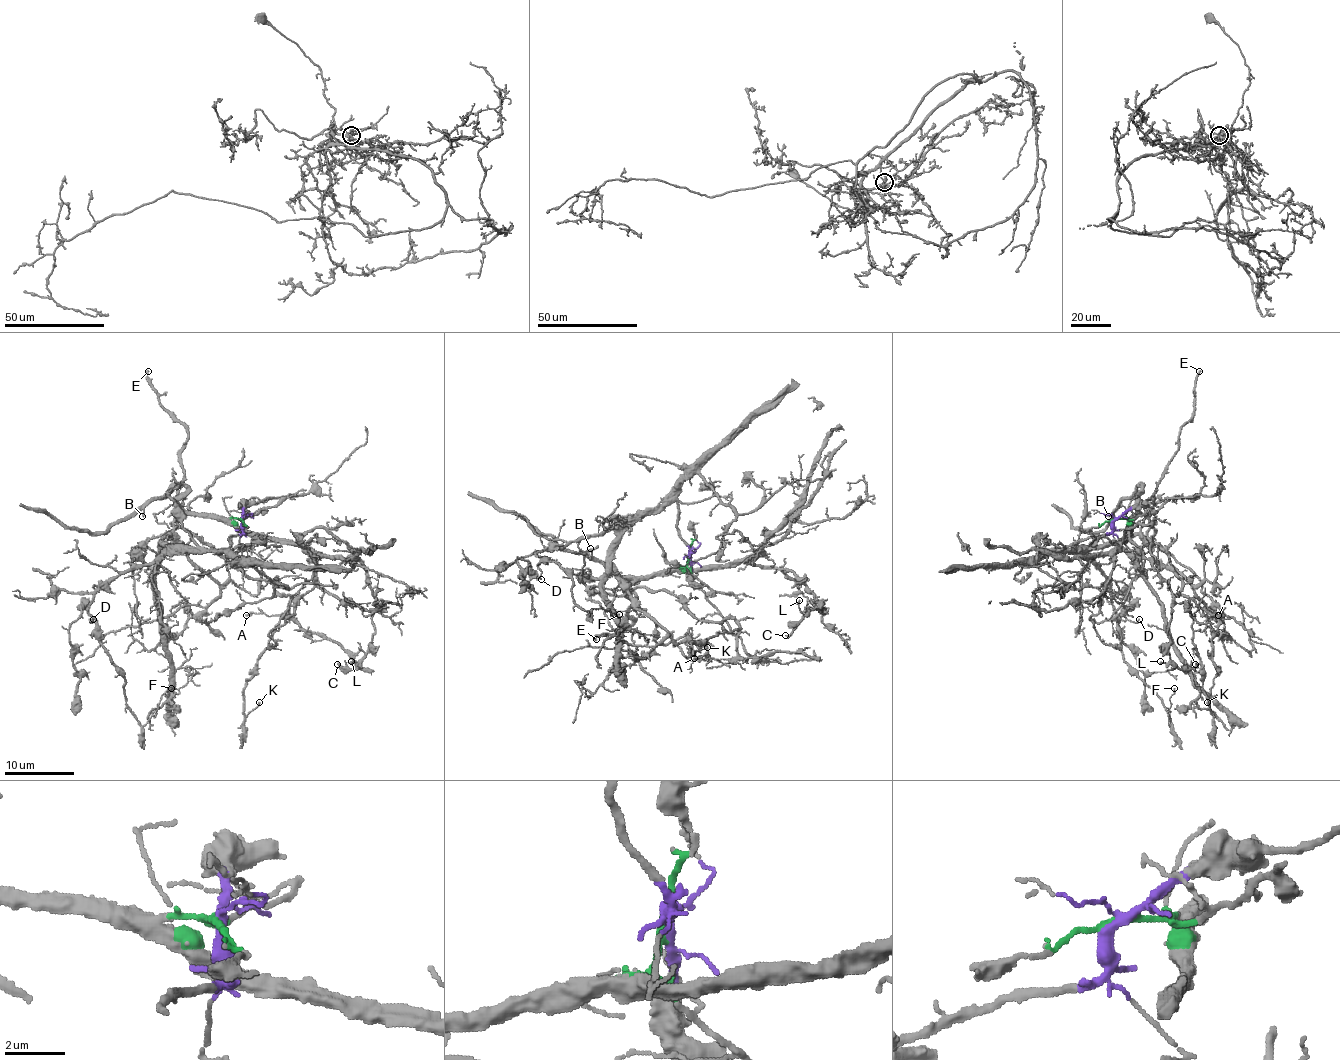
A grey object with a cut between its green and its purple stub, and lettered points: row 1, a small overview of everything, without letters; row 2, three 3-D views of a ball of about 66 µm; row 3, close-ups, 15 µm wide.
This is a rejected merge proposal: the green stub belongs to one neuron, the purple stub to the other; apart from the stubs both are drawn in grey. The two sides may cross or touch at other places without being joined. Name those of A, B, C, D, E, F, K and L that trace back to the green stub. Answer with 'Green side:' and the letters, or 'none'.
Green side: A, B, C, E, K, L

